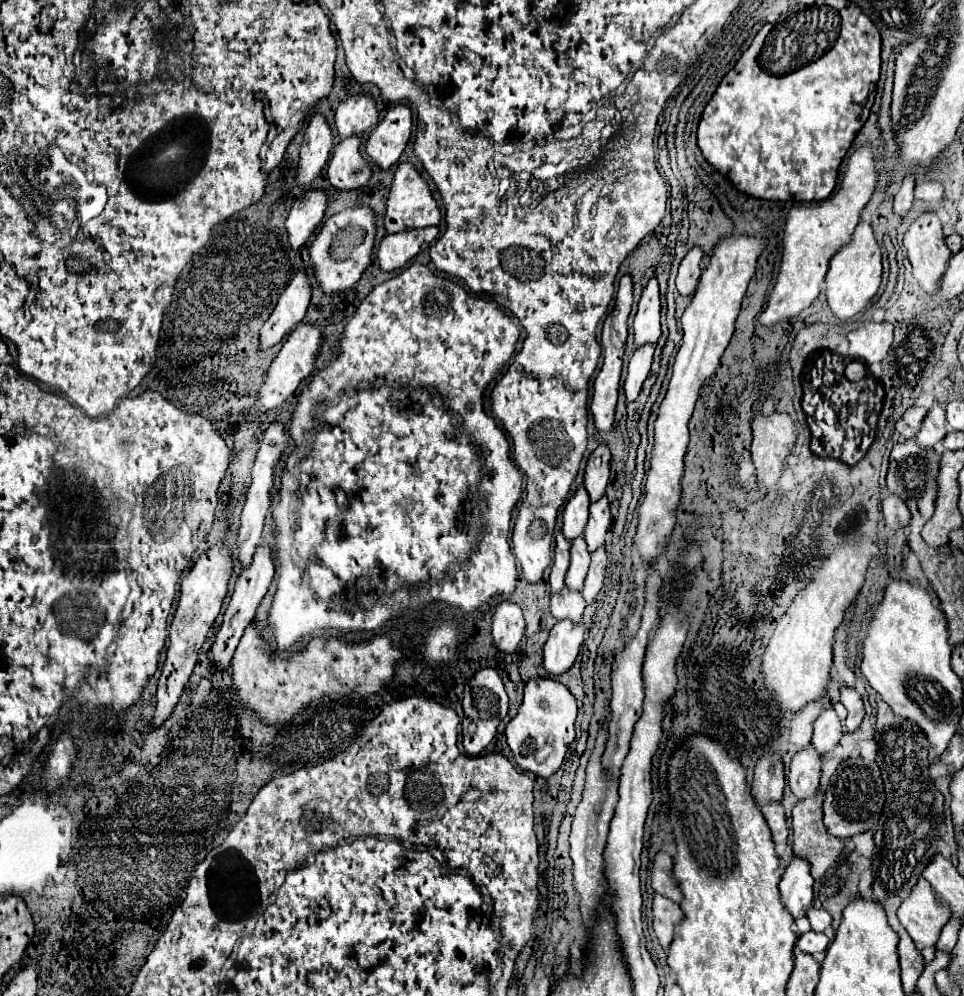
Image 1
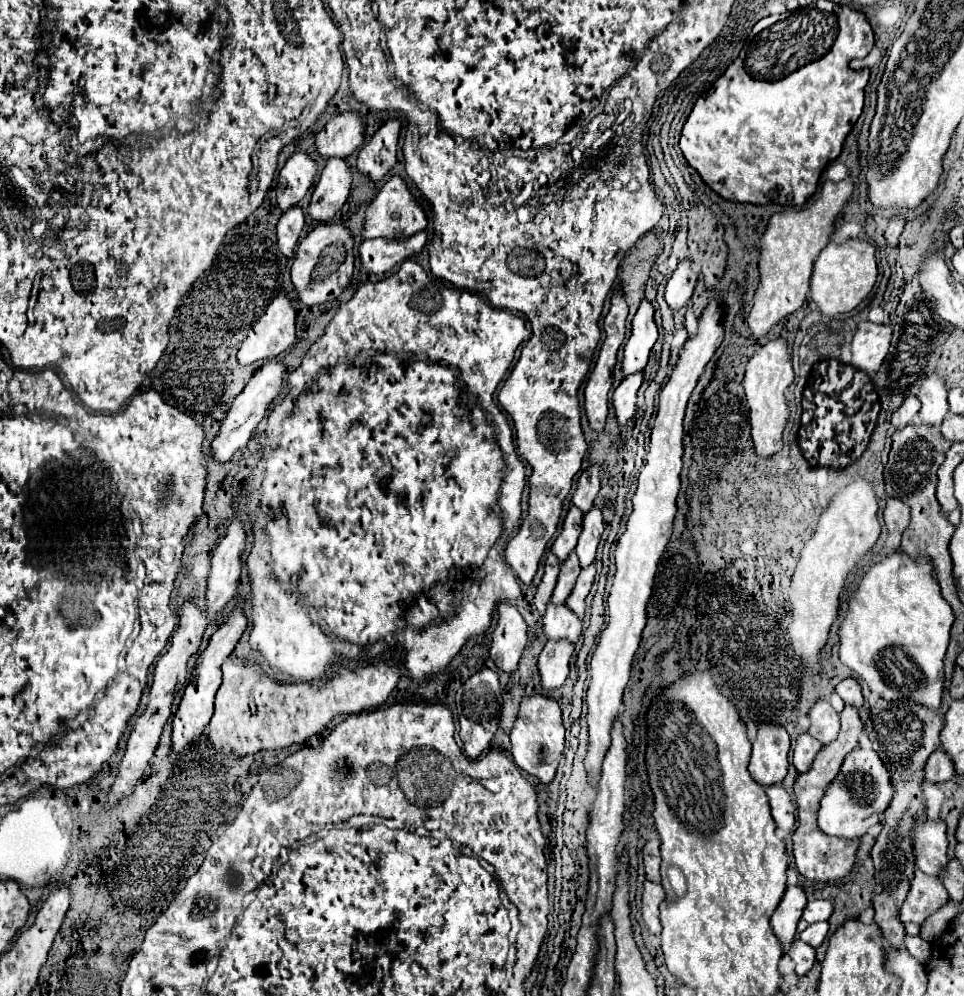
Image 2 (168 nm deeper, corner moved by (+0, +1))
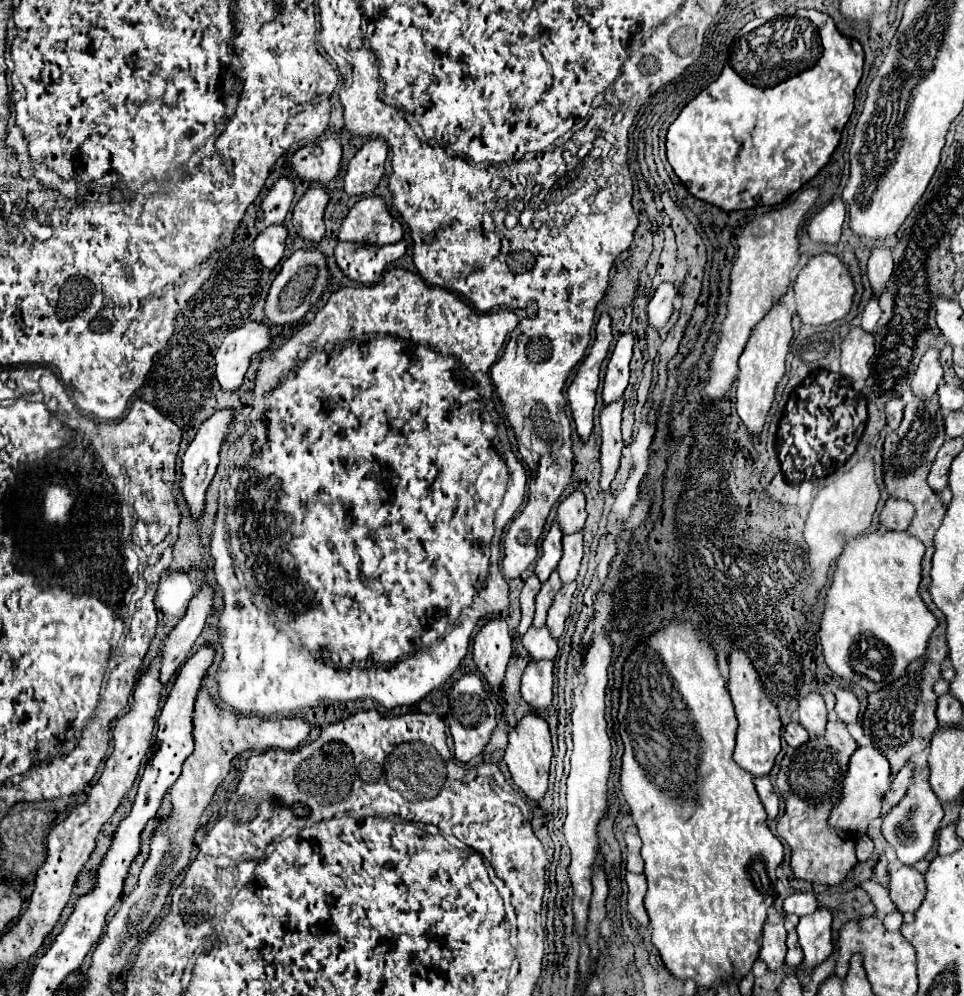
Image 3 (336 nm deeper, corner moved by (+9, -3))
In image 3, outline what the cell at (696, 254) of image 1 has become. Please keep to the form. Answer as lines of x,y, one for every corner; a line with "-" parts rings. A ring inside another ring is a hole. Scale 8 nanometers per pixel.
667,282
655,290
655,296
647,304
647,322
651,328
661,330
667,324
667,320
671,318
671,312
673,312
675,294
677,294
677,288

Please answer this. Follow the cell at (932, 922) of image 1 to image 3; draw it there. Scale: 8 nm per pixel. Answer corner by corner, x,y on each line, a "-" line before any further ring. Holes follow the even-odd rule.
901,866
889,876
889,894
899,912
915,912
925,896
925,880
913,866

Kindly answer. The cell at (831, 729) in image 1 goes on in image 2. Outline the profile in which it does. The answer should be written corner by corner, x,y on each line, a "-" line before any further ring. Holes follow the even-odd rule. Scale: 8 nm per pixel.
818,700
810,710
810,730
808,734
818,738
822,746
836,740
840,730
840,716
830,706
828,700

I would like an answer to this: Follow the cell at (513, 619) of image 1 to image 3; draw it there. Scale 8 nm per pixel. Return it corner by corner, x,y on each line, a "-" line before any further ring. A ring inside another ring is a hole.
489,620
473,640
473,662
491,686
503,682
507,662
513,654
511,644
513,638
503,620

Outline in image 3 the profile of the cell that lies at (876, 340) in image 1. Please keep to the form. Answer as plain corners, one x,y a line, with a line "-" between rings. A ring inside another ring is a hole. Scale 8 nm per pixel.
853,328
841,342
841,376
861,390
869,378
869,358
875,352
875,338
863,328

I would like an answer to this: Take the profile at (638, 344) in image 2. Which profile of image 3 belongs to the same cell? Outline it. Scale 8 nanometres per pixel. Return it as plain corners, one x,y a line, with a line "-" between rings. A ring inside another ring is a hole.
625,332
611,354
611,360
607,364
605,380
603,380
603,402
605,406
613,400
619,400
627,388
629,382
629,362
633,356
633,334

